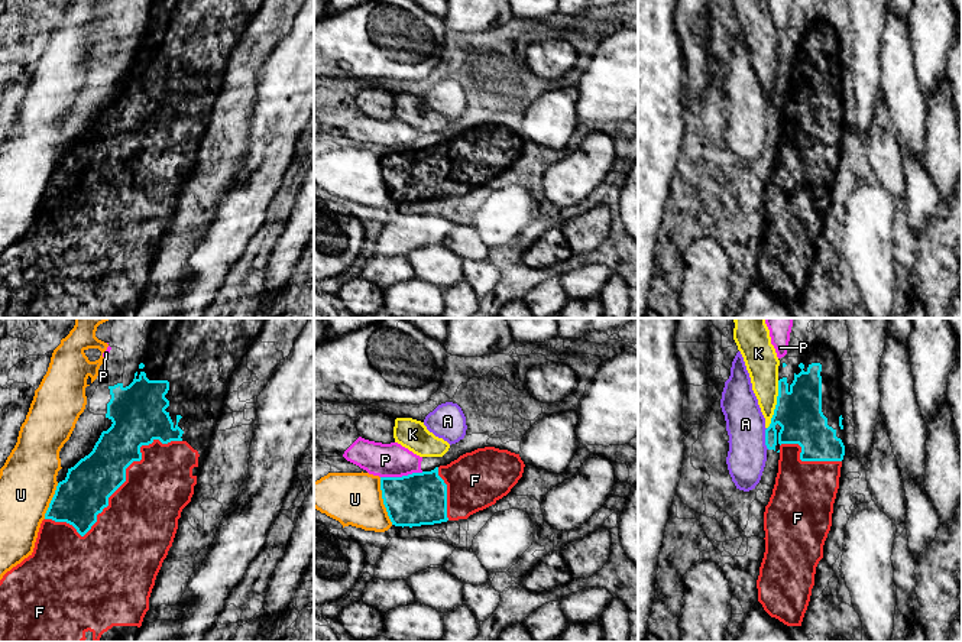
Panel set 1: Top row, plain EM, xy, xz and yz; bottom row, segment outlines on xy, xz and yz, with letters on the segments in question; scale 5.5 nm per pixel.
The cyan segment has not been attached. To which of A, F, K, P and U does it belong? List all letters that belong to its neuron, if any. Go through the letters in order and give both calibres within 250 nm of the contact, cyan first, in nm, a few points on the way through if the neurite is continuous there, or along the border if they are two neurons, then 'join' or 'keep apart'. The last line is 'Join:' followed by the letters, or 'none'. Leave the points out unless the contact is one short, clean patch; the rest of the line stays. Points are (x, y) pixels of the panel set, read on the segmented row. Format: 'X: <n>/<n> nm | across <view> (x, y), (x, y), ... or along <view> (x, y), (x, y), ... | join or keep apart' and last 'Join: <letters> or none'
A: 260/220 nm | along yz (765, 428), (765, 446), (768, 448) | keep apart
F: 280/420 nm | join
K: 260/180 nm | along yz (779, 381), (777, 404), (767, 428) | keep apart
P: 300/190 nm | along xz (423, 472), (381, 477) | keep apart
U: 300/300 nm | keep apart
Join: F

